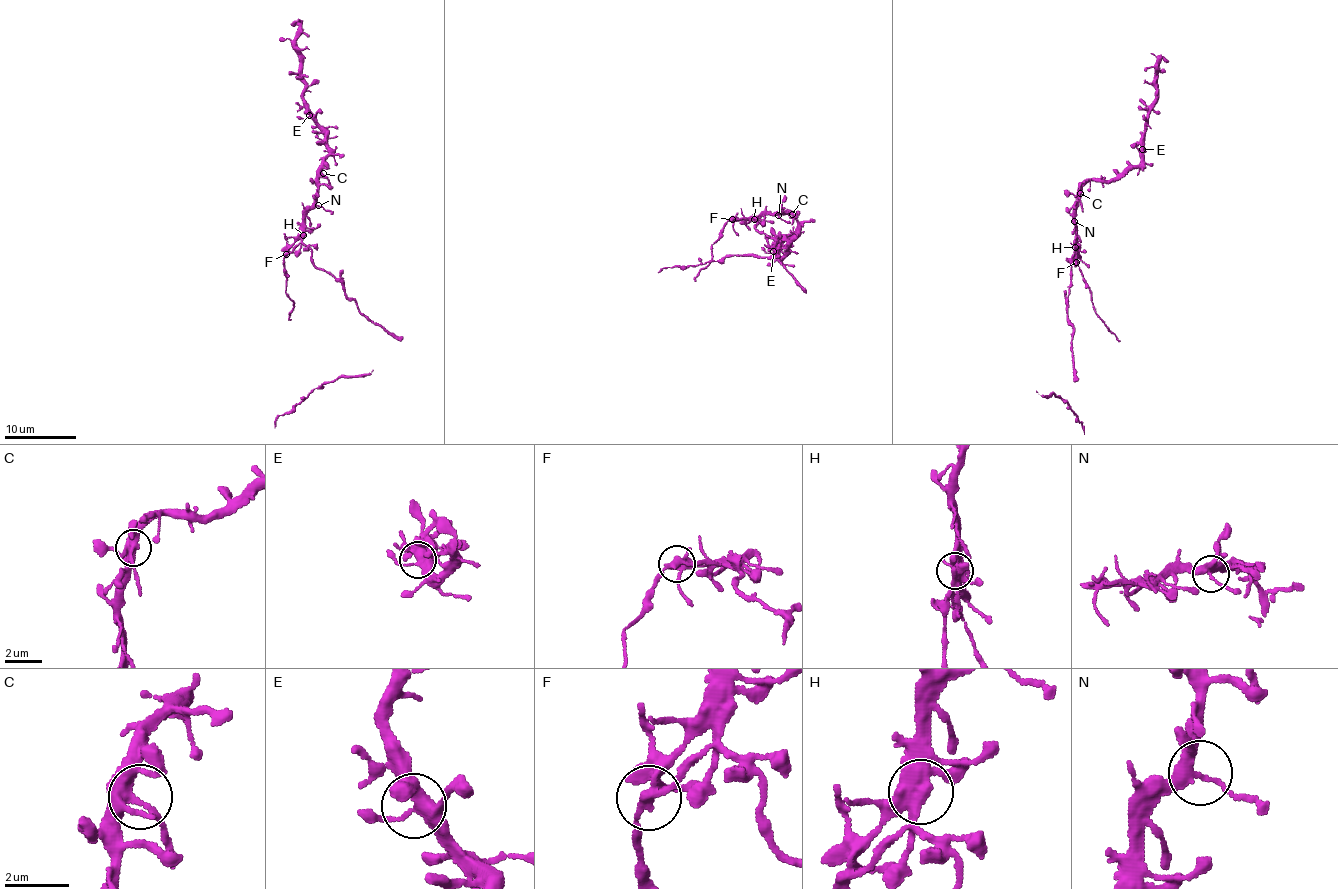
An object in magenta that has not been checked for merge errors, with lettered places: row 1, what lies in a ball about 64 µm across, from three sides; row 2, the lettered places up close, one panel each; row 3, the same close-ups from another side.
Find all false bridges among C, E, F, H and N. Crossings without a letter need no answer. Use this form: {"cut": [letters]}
{"cut": ["F", "H"]}

